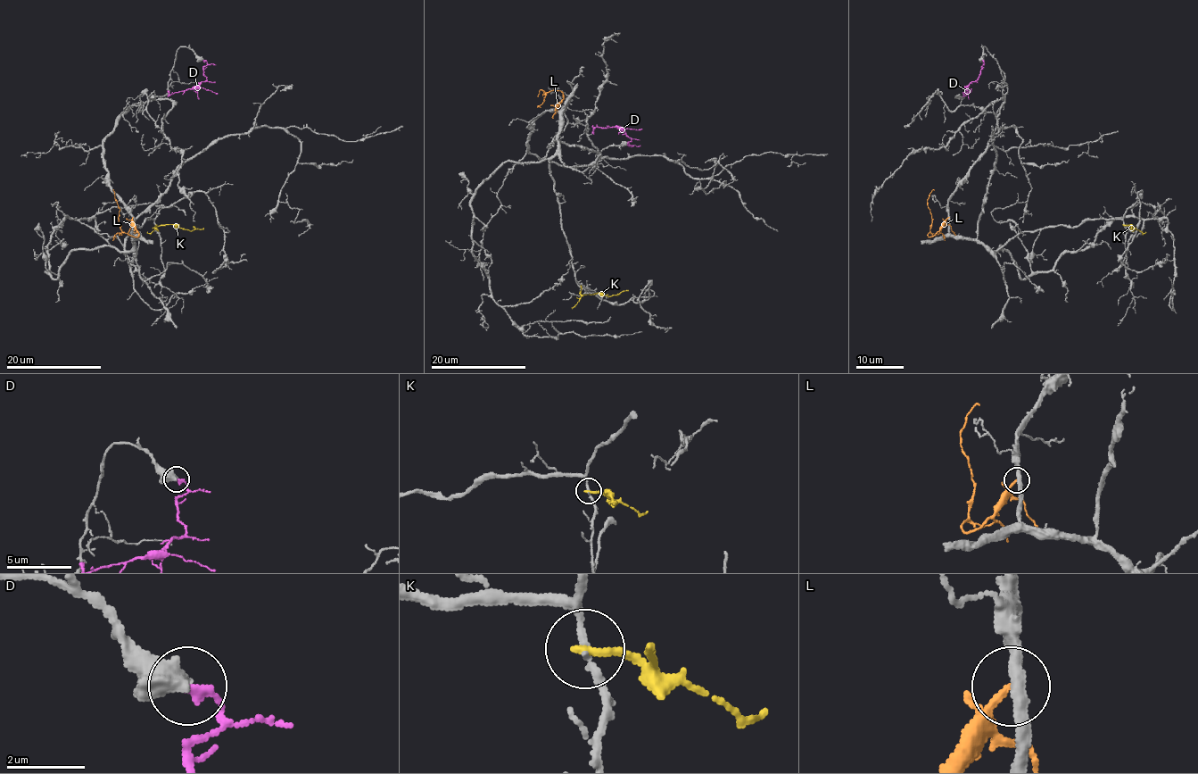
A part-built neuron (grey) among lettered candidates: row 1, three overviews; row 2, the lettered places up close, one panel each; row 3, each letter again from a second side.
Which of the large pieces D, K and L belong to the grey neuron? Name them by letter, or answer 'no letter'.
no letter

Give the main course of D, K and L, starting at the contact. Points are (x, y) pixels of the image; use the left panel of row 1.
D: (202, 60), (206, 64), (204, 70), (206, 79), (195, 87), (169, 94), (167, 90)
K: (156, 224), (177, 224), (187, 229), (204, 228)
L: (133, 217), (133, 227), (138, 235), (136, 237), (121, 229), (119, 209), (112, 190)

